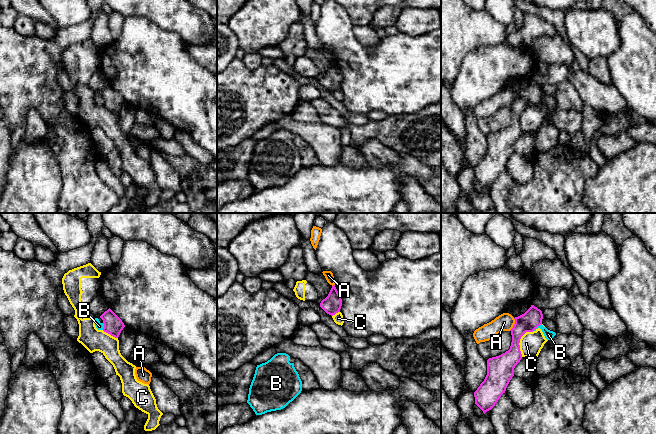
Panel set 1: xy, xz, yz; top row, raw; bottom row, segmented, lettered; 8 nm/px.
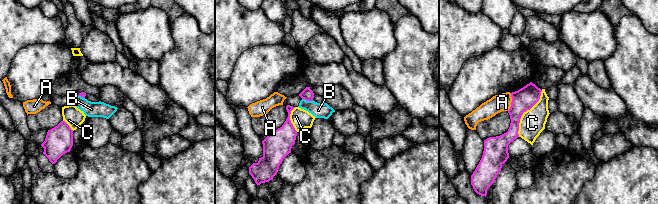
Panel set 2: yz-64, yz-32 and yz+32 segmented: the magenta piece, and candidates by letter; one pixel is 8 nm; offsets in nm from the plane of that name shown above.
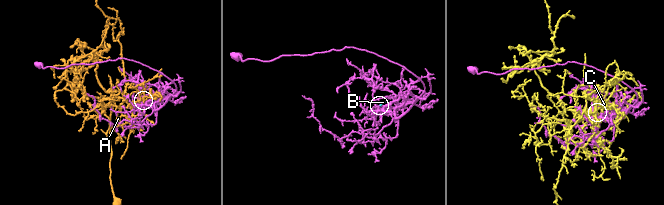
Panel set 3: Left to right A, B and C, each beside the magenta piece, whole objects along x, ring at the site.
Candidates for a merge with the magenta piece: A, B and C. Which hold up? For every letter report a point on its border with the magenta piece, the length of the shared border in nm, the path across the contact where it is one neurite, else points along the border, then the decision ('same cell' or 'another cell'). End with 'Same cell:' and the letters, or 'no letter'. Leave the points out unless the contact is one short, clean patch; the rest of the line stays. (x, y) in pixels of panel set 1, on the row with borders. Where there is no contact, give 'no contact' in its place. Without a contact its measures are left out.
A: meets magenta in yz at (514, 324); contact 110 nm long; another cell
B: meets magenta in yz at (537, 326); contact 90 nm long; border along yz (541, 323), (533, 330); another cell
C: meets magenta in yz at (519, 341); contact 240 nm long; another cell
Same cell: no letter

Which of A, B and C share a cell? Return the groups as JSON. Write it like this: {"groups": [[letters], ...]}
{"groups": [["A"], ["B"], ["C"]]}

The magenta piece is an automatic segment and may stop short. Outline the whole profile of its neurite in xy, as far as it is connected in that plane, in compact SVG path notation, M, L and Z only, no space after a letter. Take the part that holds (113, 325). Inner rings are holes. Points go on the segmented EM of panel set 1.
M109 308L100 318L103 320L103 331L111 336L118 338L121 331L125 327L122 320Z

